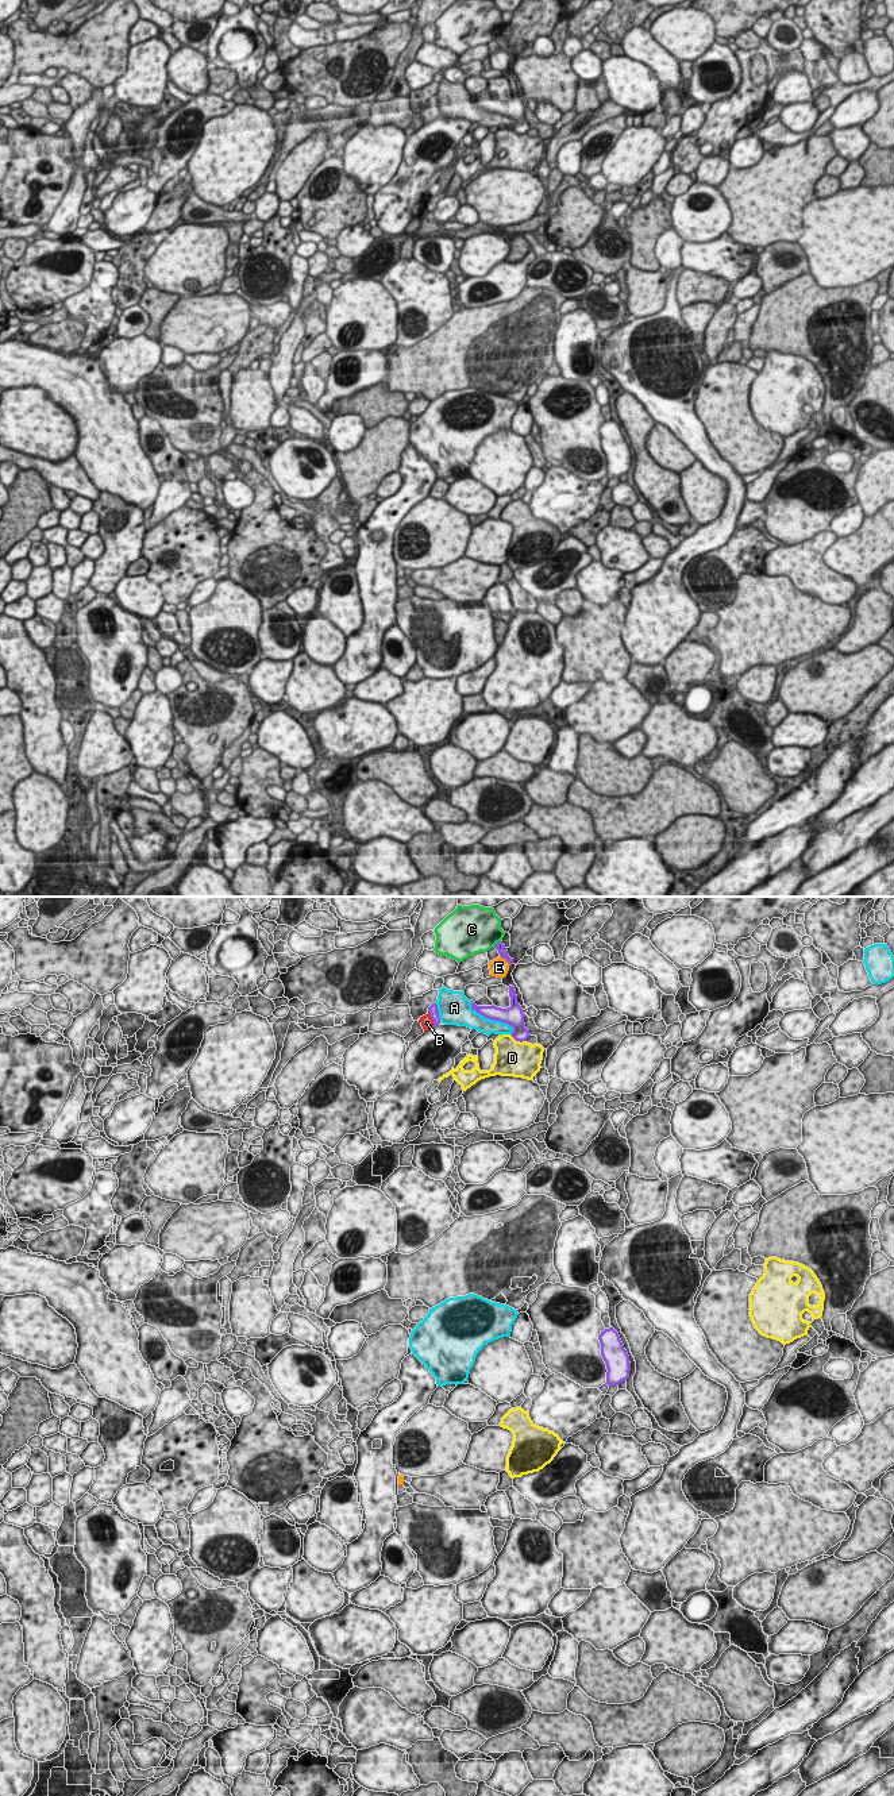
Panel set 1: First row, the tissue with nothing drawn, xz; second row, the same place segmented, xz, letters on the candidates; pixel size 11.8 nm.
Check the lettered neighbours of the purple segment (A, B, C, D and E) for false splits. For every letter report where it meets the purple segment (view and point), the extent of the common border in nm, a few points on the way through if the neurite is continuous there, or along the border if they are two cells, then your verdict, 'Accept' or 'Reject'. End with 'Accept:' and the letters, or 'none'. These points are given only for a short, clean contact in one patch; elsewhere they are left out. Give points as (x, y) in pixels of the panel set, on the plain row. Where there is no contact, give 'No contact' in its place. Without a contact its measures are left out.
A: Touches purple at xz (492, 111). Shared border 650 nm. Reject
B: Touches purple at xz (432, 111). Shared border 200 nm. Path across: xz (432, 101), (432, 111), (427, 115). Accept
C: Touches purple at xz (496, 37). Shared border 130 nm. Boundary: xz (500, 33), (493, 39). Reject
D: Touches purple at xz (517, 133). Shared border 220 nm. Reject
E: Touches purple at xz (505, 51). Shared border 170 nm. Boundary: xz (500, 47), (509, 57). Reject
Accept: B.

